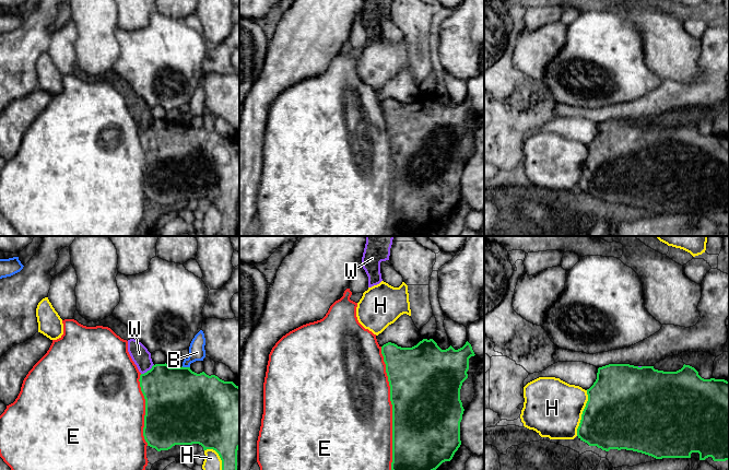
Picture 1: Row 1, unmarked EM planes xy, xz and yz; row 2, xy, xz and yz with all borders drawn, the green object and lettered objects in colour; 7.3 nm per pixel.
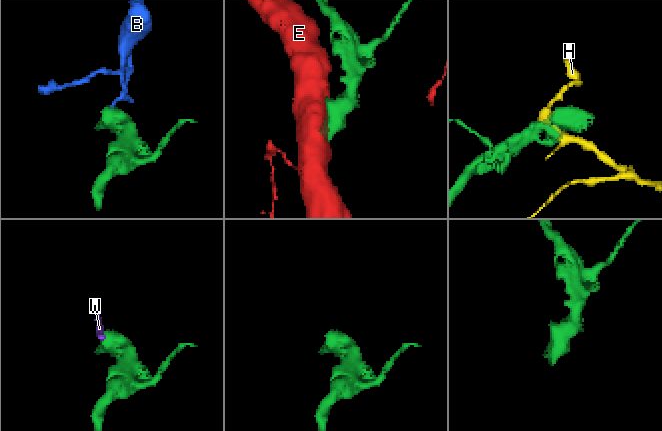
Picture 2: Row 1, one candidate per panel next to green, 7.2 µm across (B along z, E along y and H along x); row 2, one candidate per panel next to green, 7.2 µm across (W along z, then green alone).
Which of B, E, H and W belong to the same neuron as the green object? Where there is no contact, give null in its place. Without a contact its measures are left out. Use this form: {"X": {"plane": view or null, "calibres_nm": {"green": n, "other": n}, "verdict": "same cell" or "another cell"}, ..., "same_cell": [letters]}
{"B": {"plane": "xy", "calibres_nm": {"green": 480, "other": 120}, "verdict": "another cell"}, "E": {"plane": "xz", "calibres_nm": {"green": 500, "other": 500}, "verdict": "another cell"}, "H": {"plane": "yz", "calibres_nm": {"green": 480, "other": 420}, "verdict": "another cell"}, "W": {"plane": "xy", "calibres_nm": {"green": 400, "other": 140}, "verdict": "another cell"}, "same_cell": []}

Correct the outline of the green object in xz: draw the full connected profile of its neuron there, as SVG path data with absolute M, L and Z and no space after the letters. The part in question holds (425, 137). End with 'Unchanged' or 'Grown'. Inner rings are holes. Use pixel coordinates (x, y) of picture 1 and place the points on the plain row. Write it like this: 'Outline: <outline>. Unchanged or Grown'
Outline: M423 94L412 103L401 103L388 97L381 102L381 109L392 160L392 232L418 236L424 230L436 225L443 218L450 216L461 200L460 177L465 164L460 155L460 144L468 133L469 114L475 109L468 96L458 105L451 101L442 105L433 94Z. Unchanged

